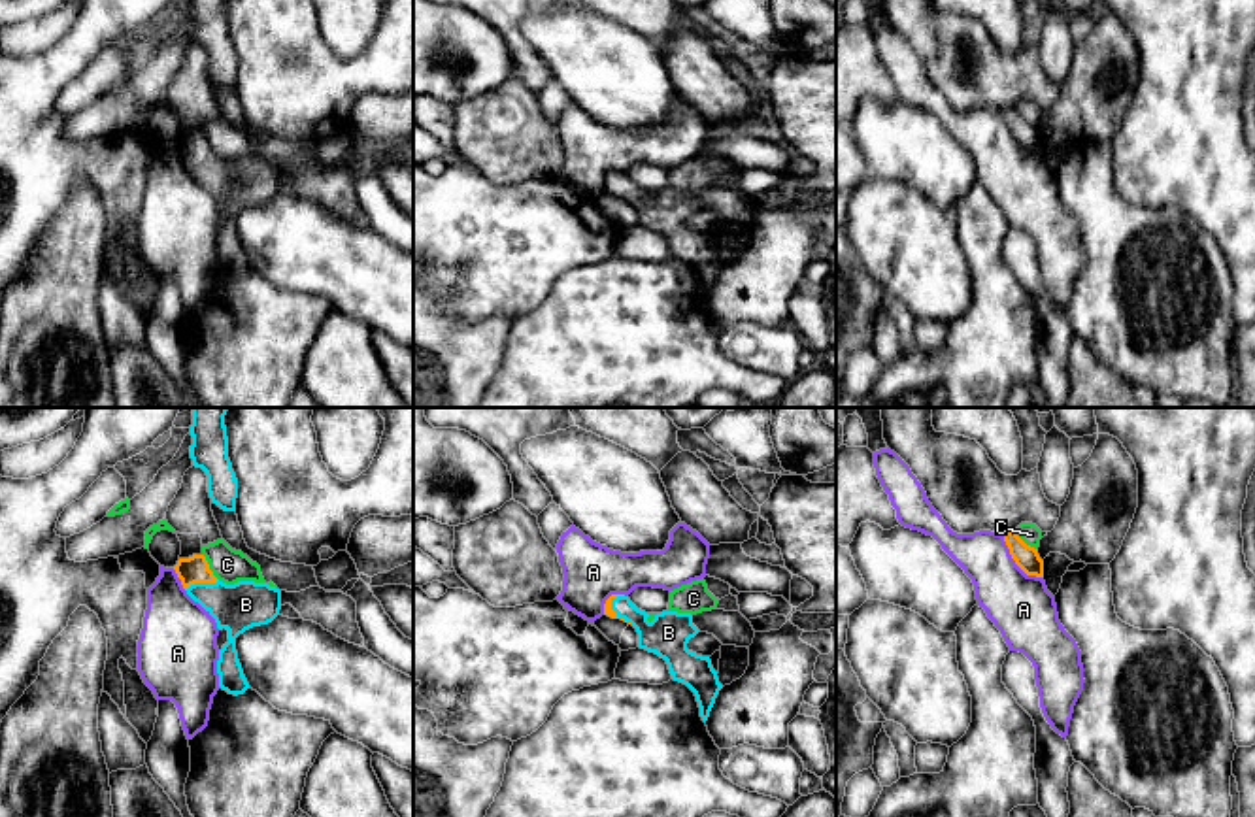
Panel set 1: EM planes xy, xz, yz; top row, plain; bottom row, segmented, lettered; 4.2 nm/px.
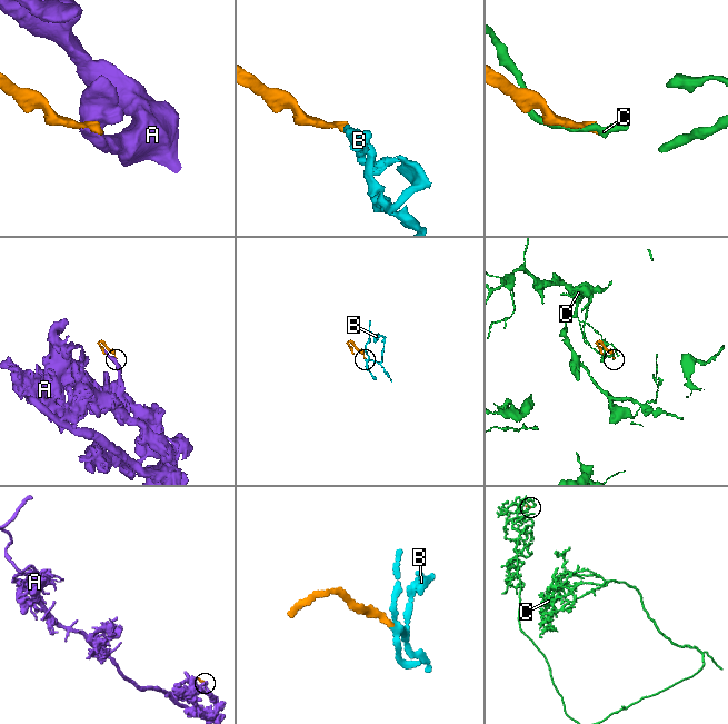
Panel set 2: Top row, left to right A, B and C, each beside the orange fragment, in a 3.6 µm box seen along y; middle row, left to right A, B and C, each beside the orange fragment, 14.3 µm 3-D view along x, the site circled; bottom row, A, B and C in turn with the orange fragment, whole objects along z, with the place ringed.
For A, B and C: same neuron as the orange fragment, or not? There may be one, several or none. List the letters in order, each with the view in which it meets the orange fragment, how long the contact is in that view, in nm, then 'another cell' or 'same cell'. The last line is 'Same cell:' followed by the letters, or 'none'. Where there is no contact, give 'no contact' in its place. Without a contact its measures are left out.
A: yz | 260 nm | another cell
B: xy | 150 nm | same cell
C: xy | 140 nm | another cell
Same cell: B

